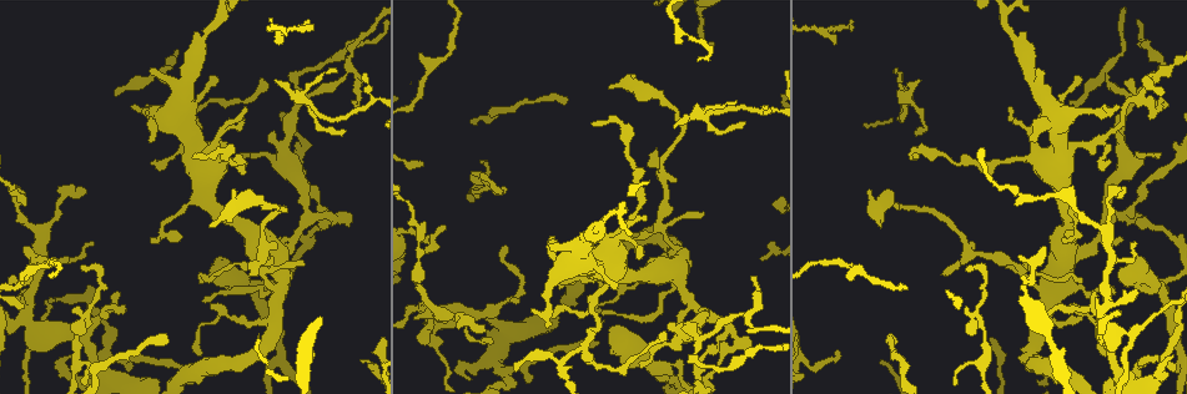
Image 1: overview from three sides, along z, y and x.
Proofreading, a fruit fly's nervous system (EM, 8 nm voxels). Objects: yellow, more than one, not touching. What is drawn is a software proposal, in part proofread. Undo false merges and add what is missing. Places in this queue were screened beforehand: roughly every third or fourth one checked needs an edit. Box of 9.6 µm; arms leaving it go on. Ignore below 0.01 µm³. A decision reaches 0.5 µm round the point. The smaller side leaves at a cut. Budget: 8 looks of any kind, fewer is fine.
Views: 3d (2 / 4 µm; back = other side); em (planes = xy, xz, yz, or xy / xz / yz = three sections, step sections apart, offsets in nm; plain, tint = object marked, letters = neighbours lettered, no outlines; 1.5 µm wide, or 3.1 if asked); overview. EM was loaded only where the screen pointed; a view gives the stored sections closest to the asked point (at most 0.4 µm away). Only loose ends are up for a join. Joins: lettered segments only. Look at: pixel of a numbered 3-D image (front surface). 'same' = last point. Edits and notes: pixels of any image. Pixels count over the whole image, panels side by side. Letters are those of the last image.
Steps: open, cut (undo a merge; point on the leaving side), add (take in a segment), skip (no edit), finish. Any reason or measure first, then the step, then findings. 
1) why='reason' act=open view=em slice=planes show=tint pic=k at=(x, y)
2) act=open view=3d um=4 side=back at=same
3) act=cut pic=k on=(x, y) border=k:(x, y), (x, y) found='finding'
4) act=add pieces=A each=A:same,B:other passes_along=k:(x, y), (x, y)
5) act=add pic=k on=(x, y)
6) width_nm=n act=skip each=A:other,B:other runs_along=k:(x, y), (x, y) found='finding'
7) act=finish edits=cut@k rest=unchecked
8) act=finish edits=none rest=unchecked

why='free end' act=open view=em slice=xy step=4 show=letters pic=1 at=(167, 335)

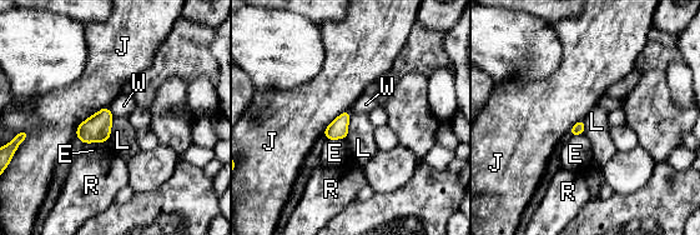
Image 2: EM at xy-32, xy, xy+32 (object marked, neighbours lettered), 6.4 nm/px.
act=open view=em slice=planes show=letters at=same

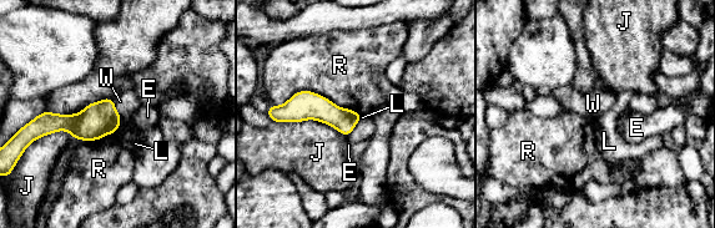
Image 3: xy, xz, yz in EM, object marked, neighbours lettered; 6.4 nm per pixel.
width_nm=150 act=skip each=E:other,J:other,L:other,R:other,W:other border=3:(112, 100), (115, 110), (121, 116) found='no lettered segment goes on from it'

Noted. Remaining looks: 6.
why='sharp bend' act=open view=3d um=2 pic=1 at=(1136, 332)

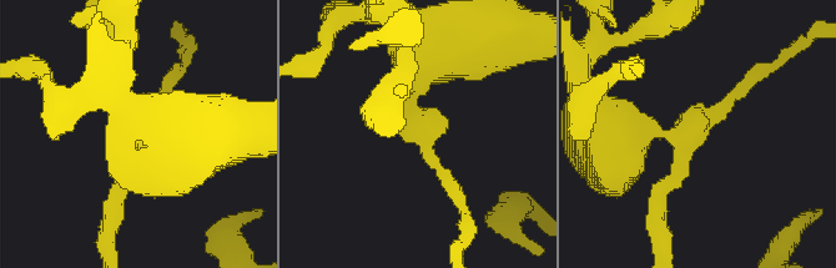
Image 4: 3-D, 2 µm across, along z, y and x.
act=open view=em slice=xy step=8 show=tint pic=4 at=(420, 121)

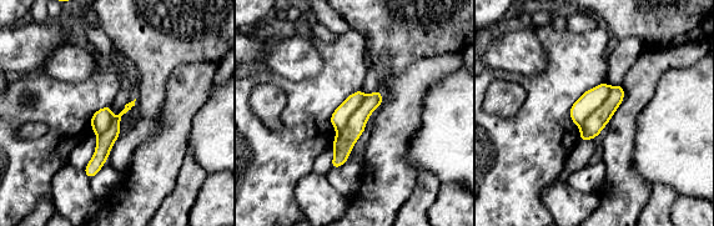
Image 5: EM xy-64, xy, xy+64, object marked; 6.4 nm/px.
act=open view=em slice=planes show=letters at=same

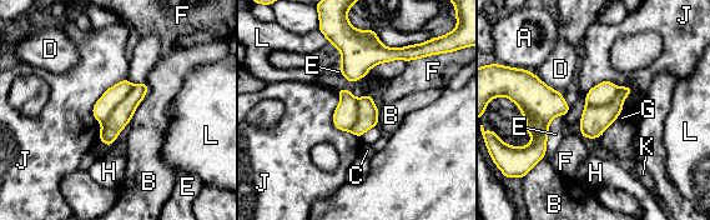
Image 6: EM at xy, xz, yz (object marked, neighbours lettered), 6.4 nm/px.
act=skip each=A:other,B:other,C:other,D:other,E:other,F:other,G:other,H:other,J:other,K:other,L:other border=6:(146, 83), (147, 91), (130, 120) found='continuous, no second cell'

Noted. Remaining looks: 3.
why='free end' act=open view=em um=3.1 slice=planes show=letters pic=1 at=(918, 79)

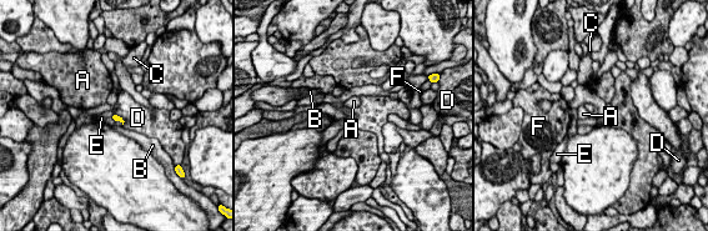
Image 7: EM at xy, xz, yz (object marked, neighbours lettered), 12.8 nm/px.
longest_contact=D:220nm act=skip each=A:other,B:other,C:other,D:other,E:other,F:other border=7:(114, 113), (122, 119), (122, 125) found='no lettered segment goes on from it'

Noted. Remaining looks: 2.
act=finish edits=none rest=unchecked

